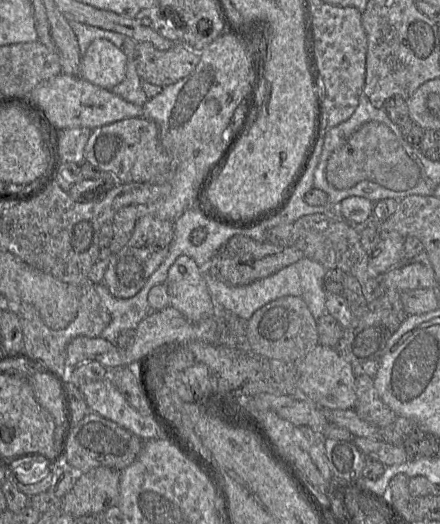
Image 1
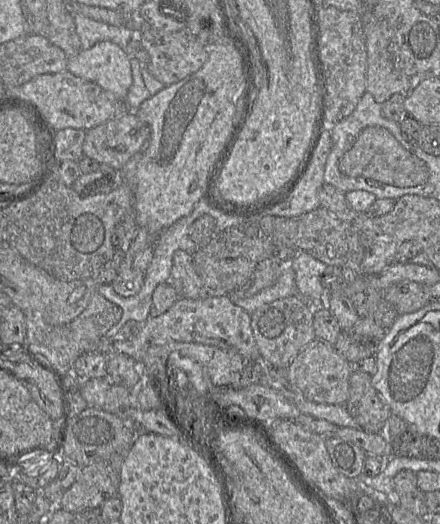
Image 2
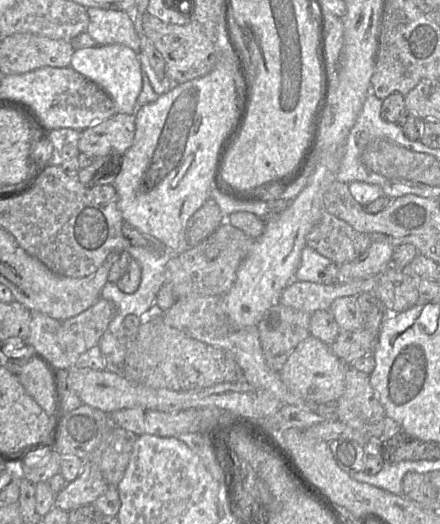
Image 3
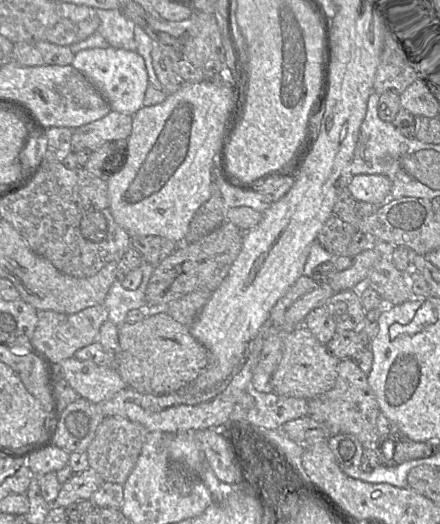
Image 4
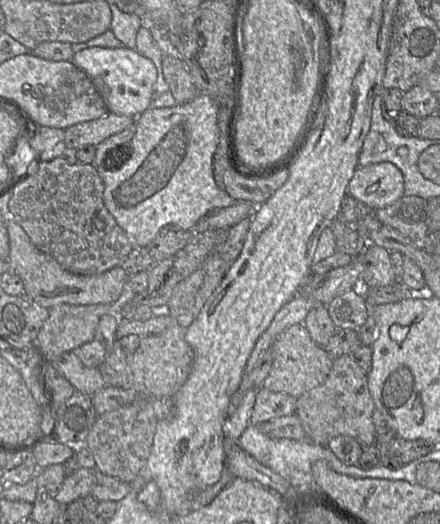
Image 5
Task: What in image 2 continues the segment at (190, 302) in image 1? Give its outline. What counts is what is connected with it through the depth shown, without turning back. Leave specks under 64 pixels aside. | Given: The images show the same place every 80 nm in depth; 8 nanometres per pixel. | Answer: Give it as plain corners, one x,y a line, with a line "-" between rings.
177,250
172,261
170,283
178,297
189,299
204,297
204,286
195,271
193,256
184,250

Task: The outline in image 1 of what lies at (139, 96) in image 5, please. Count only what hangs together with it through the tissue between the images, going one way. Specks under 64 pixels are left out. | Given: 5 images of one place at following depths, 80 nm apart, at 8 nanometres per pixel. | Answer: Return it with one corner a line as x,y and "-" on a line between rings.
97,38
81,57
79,76
111,91
125,78
126,66
127,56
122,49
105,38

